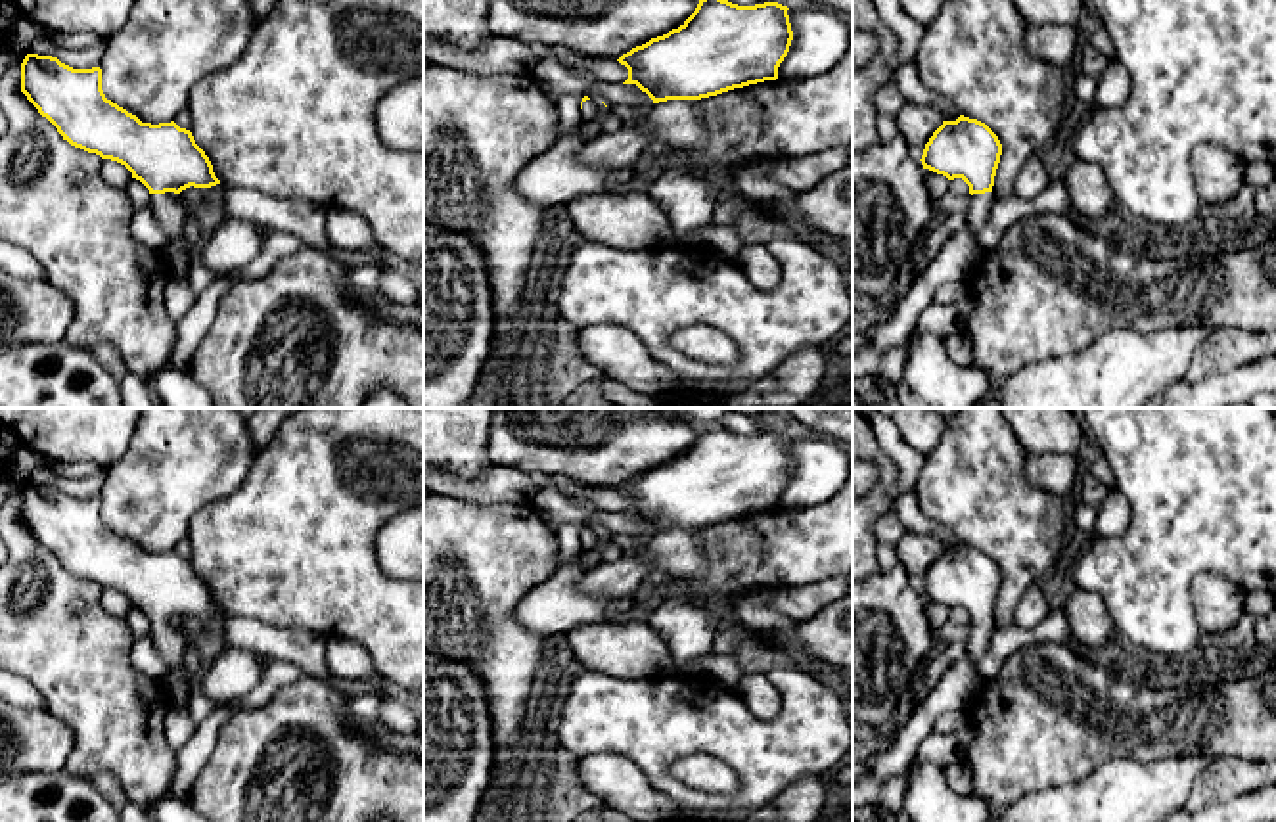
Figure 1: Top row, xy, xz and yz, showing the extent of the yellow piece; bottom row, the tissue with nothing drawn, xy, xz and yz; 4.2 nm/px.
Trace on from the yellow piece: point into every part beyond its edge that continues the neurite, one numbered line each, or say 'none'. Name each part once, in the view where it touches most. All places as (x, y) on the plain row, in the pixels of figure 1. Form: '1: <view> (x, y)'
1: xy (169, 640)

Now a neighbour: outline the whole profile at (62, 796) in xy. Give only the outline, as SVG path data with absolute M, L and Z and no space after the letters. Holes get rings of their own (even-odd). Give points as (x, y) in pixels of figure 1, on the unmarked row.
M67 768L0 776L0 822L121 822L92 778Z

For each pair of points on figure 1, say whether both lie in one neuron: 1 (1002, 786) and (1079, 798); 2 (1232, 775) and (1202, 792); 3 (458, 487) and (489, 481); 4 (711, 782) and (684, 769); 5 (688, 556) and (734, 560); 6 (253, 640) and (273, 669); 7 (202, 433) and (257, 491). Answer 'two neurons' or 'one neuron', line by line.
1: two neurons
2: one neuron
3: one neuron
4: one neuron
5: two neurons
6: two neurons
7: two neurons

